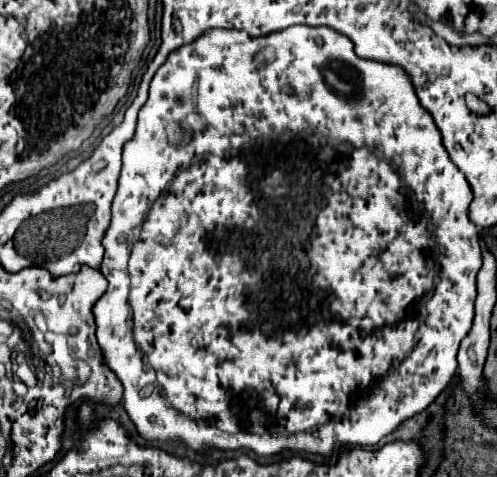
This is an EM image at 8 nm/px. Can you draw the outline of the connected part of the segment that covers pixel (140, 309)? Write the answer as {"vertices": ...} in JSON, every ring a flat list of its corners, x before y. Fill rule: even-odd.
{"vertices":[[291,26,261,38,251,38,241,30,213,28,203,32,191,44,173,50,149,84,149,98,139,110,133,140,125,142,123,146,123,168,119,188,111,204,111,224,103,236,105,258,99,268,109,286,93,306,97,342,103,350,103,364,121,380,123,408,135,424,139,436,145,440,183,444,199,456,205,456,209,448,221,452,245,448,257,456,275,456,287,450,293,454,305,452,331,458,337,446,373,446,383,436,399,428,405,420,423,412,451,384,459,366,459,344,469,334,473,324,475,276,481,268,481,254,477,226,469,220,471,198,471,188,449,158,433,118,429,112,425,112,425,108,421,108,409,74,401,66,359,58,353,50,353,42,329,26],[287,128,315,130,295,134],[201,154,217,156,209,156,209,160,193,160],[401,178,431,214,437,244,431,240,427,212,419,212,417,218,417,214,407,208],[433,288,437,288,445,300,453,300,453,304,459,306,427,306]]}

